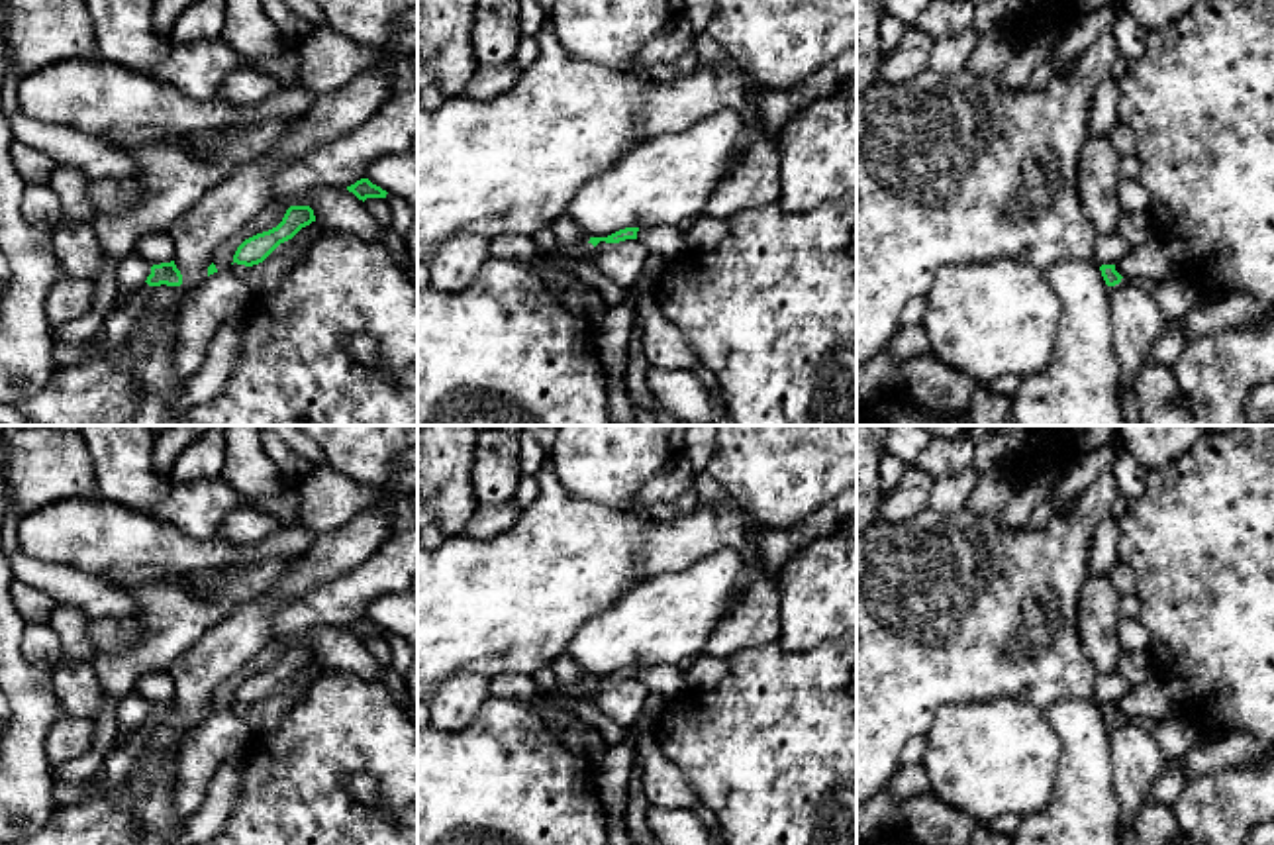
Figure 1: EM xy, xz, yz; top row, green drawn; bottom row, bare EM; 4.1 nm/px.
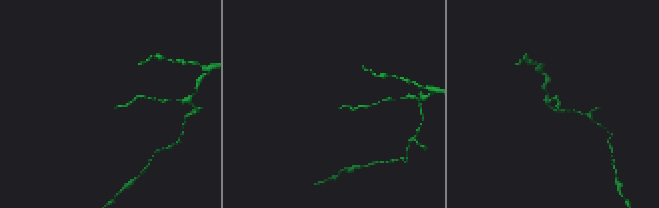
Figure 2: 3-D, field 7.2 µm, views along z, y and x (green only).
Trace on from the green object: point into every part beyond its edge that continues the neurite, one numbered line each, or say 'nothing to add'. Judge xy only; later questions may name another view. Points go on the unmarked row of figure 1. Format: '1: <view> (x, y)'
nothing to add

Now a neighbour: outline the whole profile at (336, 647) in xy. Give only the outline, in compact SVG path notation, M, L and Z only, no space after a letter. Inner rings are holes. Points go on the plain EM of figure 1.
M316 625L308 631L296 633L282 647L310 645L316 655L316 663L323 671L353 672L365 680L380 682L384 667L367 651L363 639L359 639L347 627Z

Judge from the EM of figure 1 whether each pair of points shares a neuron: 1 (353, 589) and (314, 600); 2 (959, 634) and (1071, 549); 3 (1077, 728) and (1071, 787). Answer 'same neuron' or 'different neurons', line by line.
1: same neuron
2: same neuron
3: same neuron

